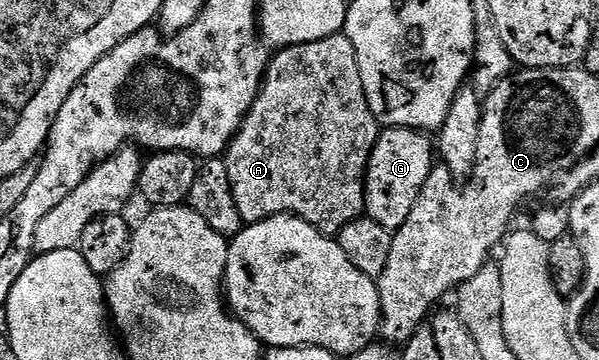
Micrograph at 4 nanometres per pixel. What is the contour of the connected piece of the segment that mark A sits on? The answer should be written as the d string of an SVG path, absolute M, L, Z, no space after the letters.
M345 33L332 37L324 37L320 41L305 43L299 47L281 48L271 58L270 66L266 68L266 76L262 79L262 88L258 91L252 109L246 114L242 128L234 134L234 140L224 152L228 165L228 177L232 181L232 191L236 197L236 209L240 209L243 224L258 223L273 215L297 215L308 221L317 231L328 236L337 236L341 227L348 225L348 221L363 218L366 210L366 170L372 149L378 140L380 124L368 105L368 97L364 93L364 81L360 81L360 65L356 61L356 49L352 49L352 41L348 41Z

